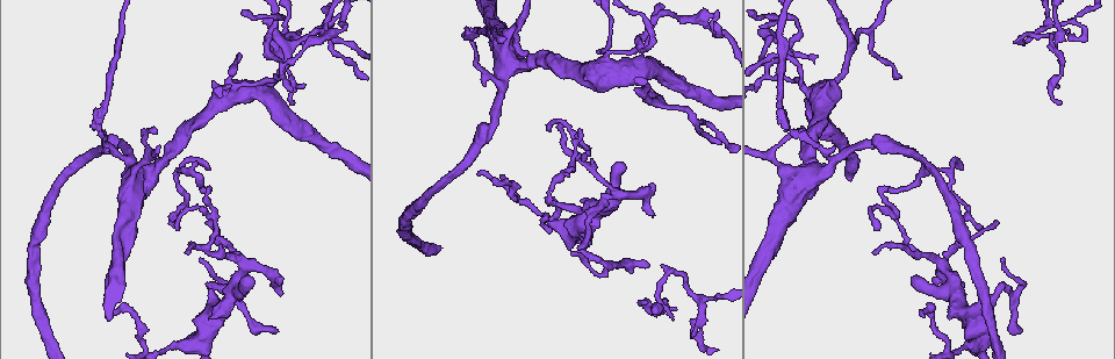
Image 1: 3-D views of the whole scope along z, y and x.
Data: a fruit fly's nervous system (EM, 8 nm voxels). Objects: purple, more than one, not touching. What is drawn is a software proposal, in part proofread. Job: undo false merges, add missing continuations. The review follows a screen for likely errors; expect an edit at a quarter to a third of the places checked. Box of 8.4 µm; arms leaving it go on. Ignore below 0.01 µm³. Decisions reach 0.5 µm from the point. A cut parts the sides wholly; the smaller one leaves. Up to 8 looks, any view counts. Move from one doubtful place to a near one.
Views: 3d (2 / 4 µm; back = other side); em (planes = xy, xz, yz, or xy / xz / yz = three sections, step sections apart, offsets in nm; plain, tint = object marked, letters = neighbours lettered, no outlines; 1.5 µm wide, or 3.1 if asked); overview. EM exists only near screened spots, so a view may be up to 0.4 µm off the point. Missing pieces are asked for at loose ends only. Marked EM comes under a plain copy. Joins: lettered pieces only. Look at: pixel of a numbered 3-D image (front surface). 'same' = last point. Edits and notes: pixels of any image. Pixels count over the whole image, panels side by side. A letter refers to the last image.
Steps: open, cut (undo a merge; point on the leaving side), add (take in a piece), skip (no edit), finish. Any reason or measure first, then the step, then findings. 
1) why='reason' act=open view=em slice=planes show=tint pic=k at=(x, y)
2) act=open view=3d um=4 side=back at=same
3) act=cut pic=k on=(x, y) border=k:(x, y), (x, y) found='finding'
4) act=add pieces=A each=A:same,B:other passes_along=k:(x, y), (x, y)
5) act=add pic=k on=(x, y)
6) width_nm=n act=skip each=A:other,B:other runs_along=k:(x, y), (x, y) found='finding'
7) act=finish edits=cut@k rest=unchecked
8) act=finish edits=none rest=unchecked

why='three-way junction' act=open view=em slice=xz step=8 show=tint pic=1 at=(1055, 35)

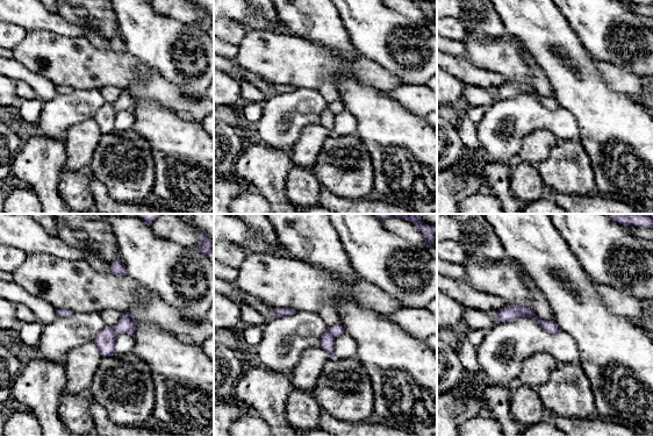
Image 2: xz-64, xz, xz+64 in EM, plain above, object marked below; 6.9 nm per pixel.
why='cut it another way' act=open view=em slice=xy step=8 show=letters at=same

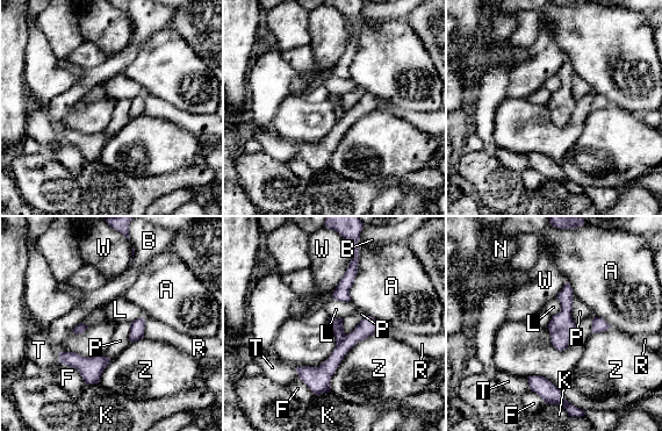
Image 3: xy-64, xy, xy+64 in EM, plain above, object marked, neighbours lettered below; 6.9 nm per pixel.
width_nm=60 act=skip each=A:other,B:other,F:other,K:other,L:other,N:other,P:other,R:other,T:other,W:other,Z:other border=3:(366, 315), (352, 330), (344, 333) found='one cell here'

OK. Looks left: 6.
why='calibre changes' act=open view=3d um=2 pic=1 at=(484, 69)

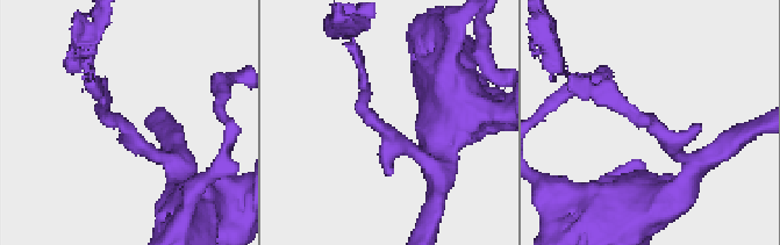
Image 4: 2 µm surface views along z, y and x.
act=open view=em slice=xz step=4 show=tint pic=4 at=(125, 130)

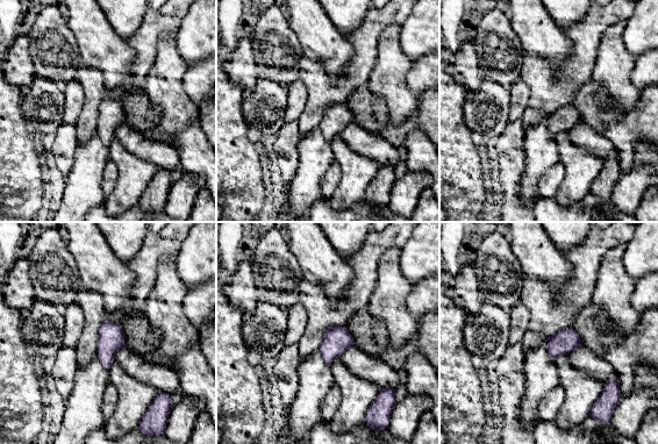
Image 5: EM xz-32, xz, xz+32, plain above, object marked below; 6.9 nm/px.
why='cut it another way' act=open view=em slice=planes show=letters at=same

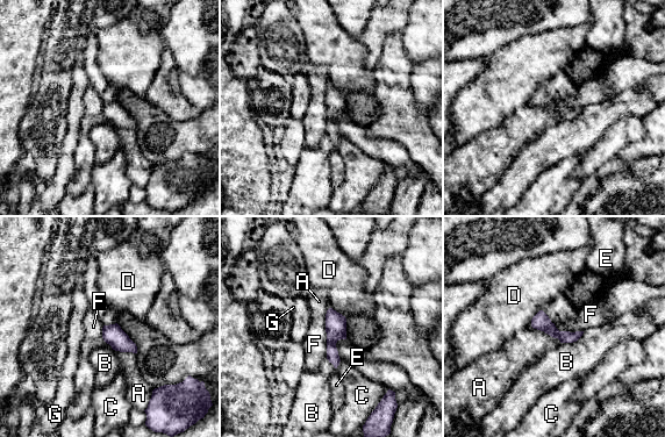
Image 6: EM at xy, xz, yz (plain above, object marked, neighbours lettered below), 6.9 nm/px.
width_nm=110 act=skip each=A:other,B:other,C:other,D:other,E:other,F:other,G:other runs_along=6:(534, 322), (563, 336), (578, 334) found='one cell here'

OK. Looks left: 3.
why='thin end' act=open view=em slice=xz step=8 show=letters pic=1 at=(577, 248)

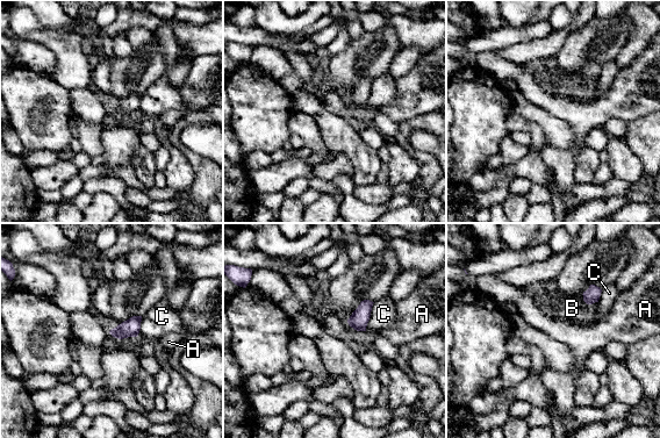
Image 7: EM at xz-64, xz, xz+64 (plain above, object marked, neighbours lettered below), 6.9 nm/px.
act=skip each=A:other,B:other,C:other border=7:(374, 302), (365, 330) found='no lettered piece goes on from it'

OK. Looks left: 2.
act=finish edits=none rest=unchecked

